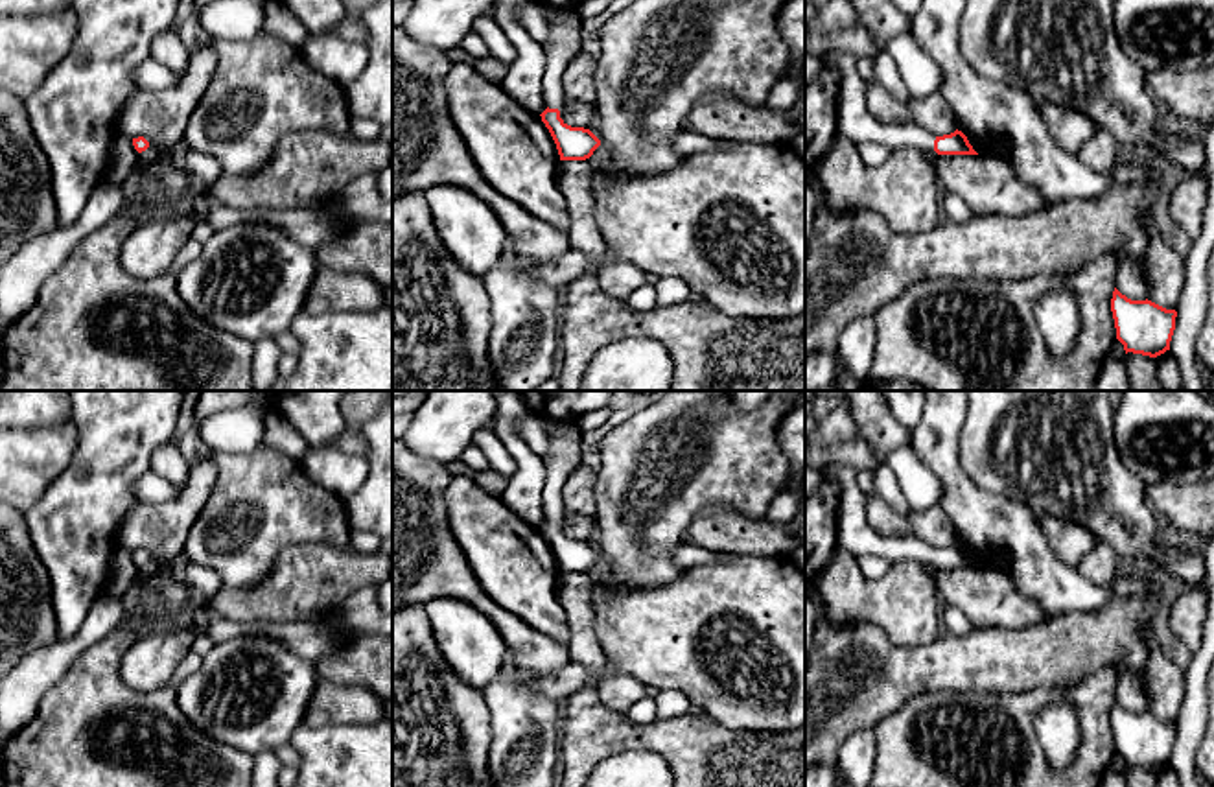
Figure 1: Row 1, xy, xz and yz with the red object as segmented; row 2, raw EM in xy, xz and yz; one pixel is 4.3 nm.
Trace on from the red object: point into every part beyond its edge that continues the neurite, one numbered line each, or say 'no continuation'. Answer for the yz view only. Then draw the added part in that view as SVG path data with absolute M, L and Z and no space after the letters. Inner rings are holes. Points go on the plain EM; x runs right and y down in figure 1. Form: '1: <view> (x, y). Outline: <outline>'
1: yz (853, 533). Outline: M829 463L822 464L825 476L840 485L840 507L836 516L836 544L851 555L875 555L890 562L916 560L932 564L936 549L916 536L884 536L866 520L866 496L857 485L857 470Z

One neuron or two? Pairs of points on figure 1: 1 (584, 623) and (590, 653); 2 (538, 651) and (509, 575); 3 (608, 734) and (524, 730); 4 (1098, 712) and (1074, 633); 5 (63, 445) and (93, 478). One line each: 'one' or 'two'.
1: one
2: two
3: two
4: two
5: two

